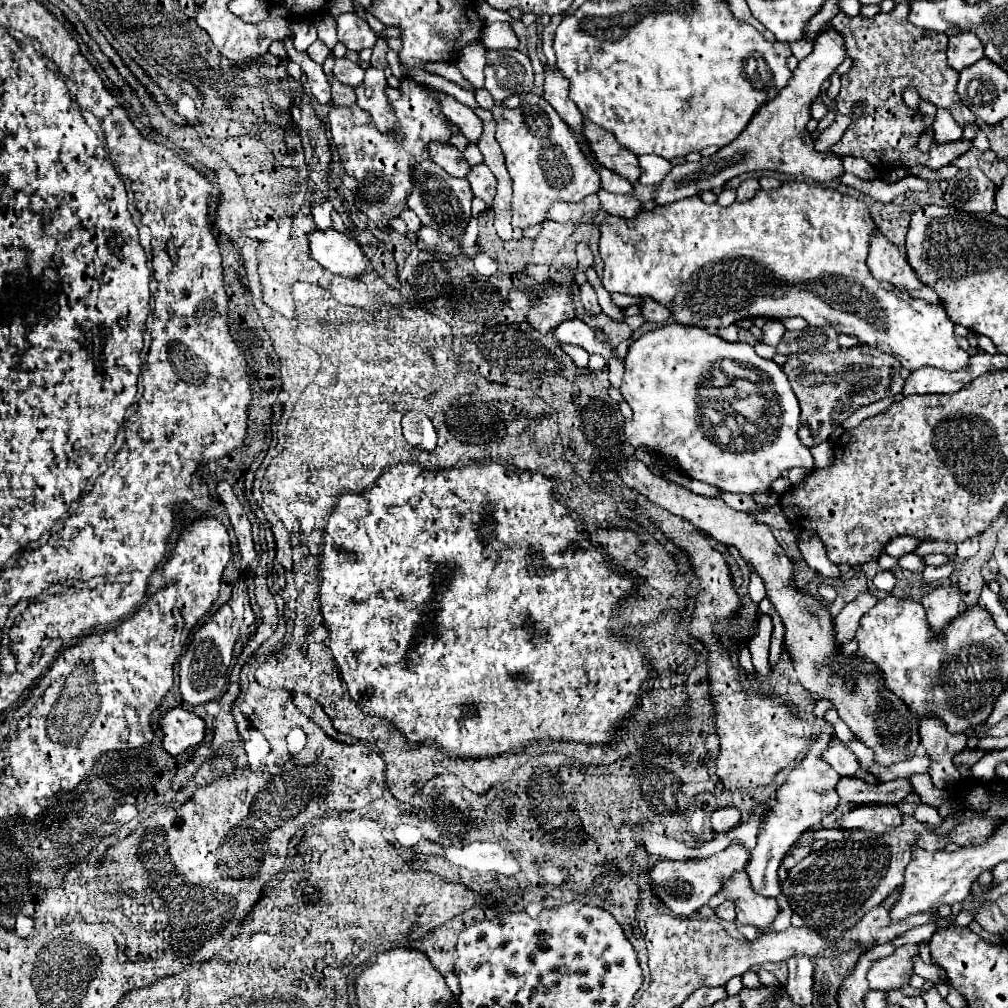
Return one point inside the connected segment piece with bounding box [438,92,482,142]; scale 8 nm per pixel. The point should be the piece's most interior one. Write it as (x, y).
(462, 116)

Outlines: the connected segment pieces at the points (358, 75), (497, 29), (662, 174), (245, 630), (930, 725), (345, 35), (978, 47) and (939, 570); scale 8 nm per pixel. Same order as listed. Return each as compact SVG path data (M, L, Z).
M336 58L332 72L334 72L336 80L340 80L342 84L352 86L352 88L362 84L362 78L364 78L364 70L360 68L360 64L350 62L348 58Z
M492 22L482 28L482 38L486 50L502 50L502 48L518 48L518 38L506 22Z
M656 154L654 156L640 156L638 160L640 160L640 168L642 168L638 182L644 186L648 186L648 184L658 186L668 176L668 172L672 170L672 162L658 158Z
M240 594L238 600L236 596L230 598L204 626L200 626L190 640L190 646L186 648L184 656L180 658L180 692L182 700L196 706L196 704L206 704L210 700L218 700L224 694L226 688L226 676L228 676L228 666L234 656L234 646L238 640L250 638L252 628L256 624L256 616L250 608L248 594Z
M920 718L920 744L932 758L928 774L936 786L948 786L960 780L958 768L952 764L954 754L966 748L966 736L950 734L938 718Z
M340 14L336 22L338 22L338 40L344 42L348 50L360 52L364 48L372 48L374 42L378 40L378 36L366 24L366 20L362 20L356 14Z
M960 34L950 38L946 54L948 54L948 64L954 70L964 70L966 66L974 64L984 56L984 48L974 34Z
M952 562L948 566L926 566L920 580L924 586L930 586L930 584L938 584L938 582L950 578L950 574L952 574Z

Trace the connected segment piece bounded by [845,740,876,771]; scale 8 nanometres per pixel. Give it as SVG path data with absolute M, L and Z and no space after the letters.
M851 740L845 745L858 757L862 769L867 771L870 767L876 765L875 753L872 749L866 747L858 740Z

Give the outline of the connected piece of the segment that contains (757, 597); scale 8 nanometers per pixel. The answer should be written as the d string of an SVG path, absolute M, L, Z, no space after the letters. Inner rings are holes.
M754 572L754 574L750 576L750 598L758 604L764 596L766 596L766 592L764 592L764 582L762 582L762 578Z

